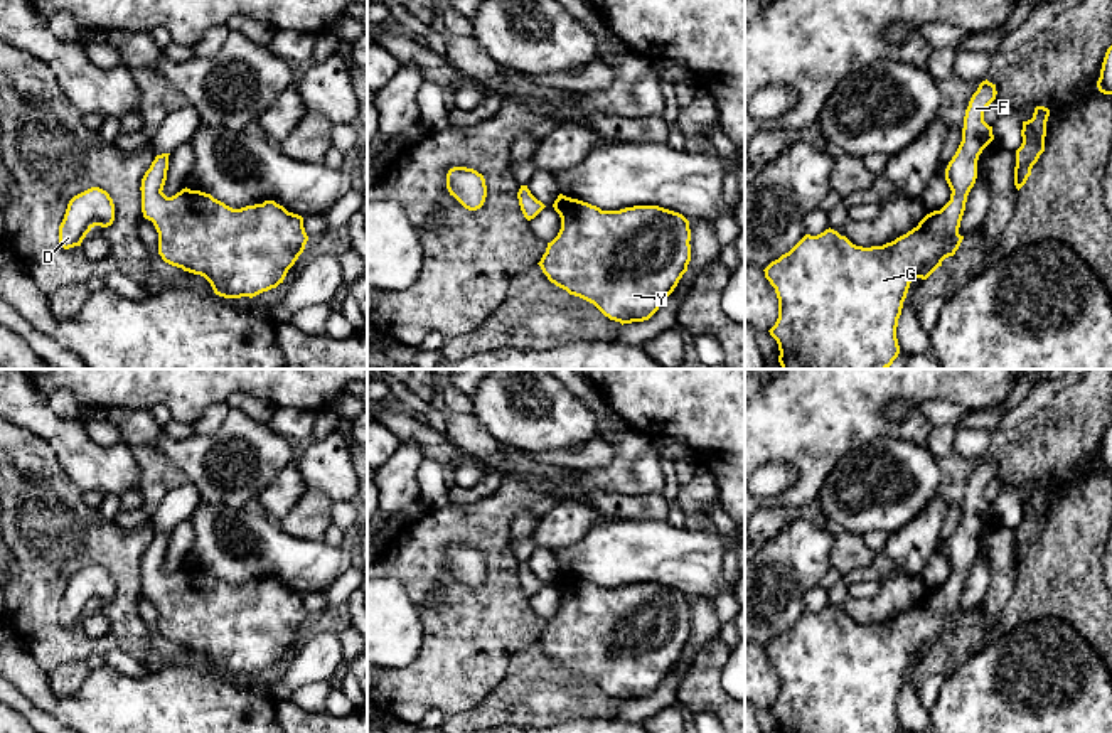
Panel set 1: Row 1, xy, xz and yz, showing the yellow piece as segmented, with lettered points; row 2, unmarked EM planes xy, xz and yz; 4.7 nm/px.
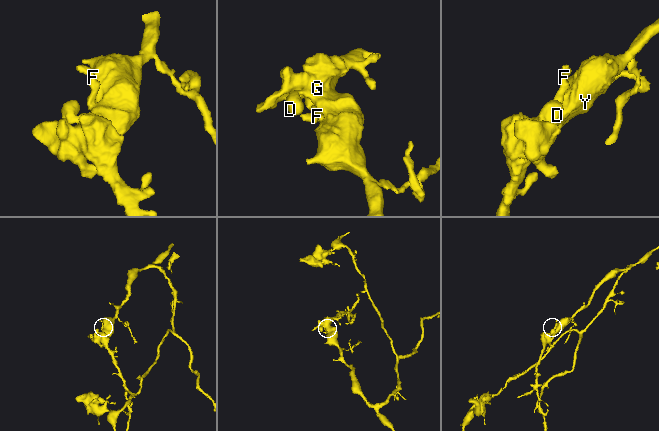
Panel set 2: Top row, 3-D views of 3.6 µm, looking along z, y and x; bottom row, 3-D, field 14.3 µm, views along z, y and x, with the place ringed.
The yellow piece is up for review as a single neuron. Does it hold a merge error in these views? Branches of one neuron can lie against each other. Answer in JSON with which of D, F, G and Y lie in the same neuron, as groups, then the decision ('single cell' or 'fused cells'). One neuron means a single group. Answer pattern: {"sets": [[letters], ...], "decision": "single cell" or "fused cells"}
{"sets": [["D", "F", "G", "Y"]], "decision": "single cell"}

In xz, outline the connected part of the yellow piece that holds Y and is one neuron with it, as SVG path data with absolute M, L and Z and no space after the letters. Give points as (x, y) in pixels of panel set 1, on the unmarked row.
M563 571L553 581L561 595L558 613L537 640L551 661L593 681L610 698L649 698L674 669L691 639L689 598L659 583L601 588Z

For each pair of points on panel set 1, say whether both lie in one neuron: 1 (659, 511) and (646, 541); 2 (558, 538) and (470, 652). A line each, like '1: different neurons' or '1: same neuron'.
1: different neurons
2: different neurons

